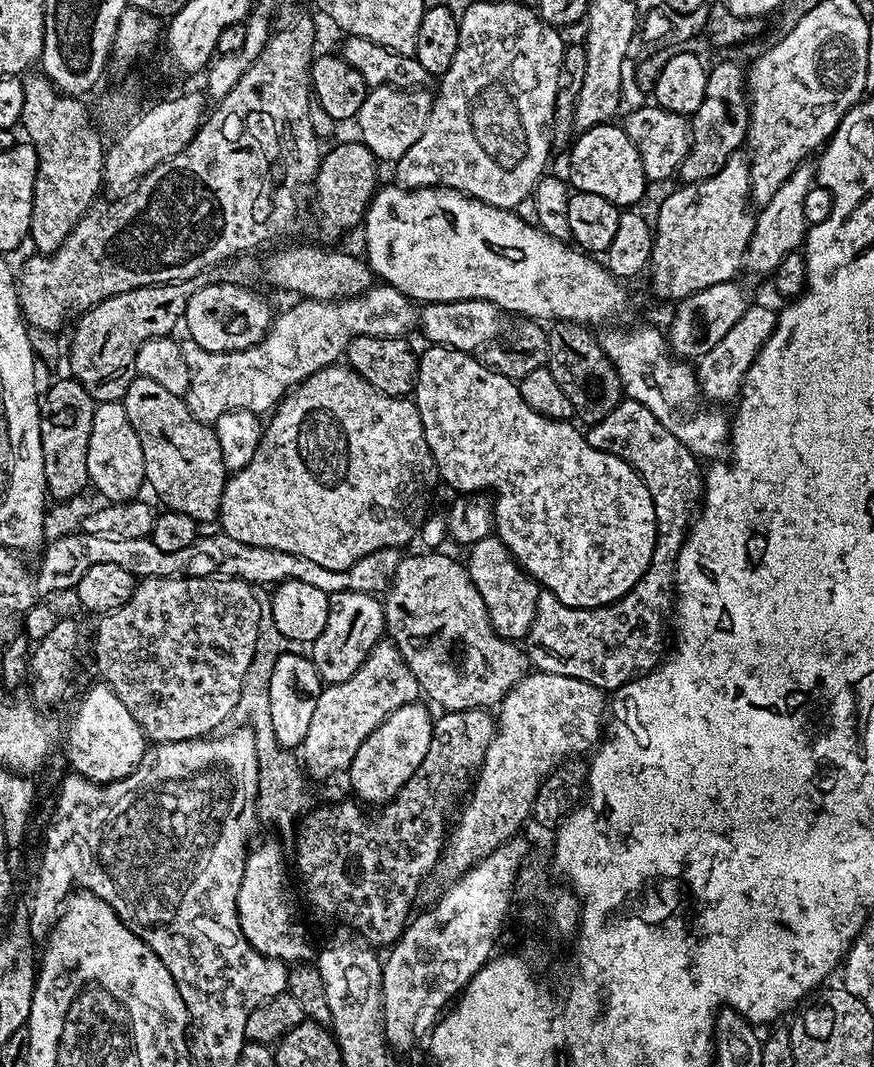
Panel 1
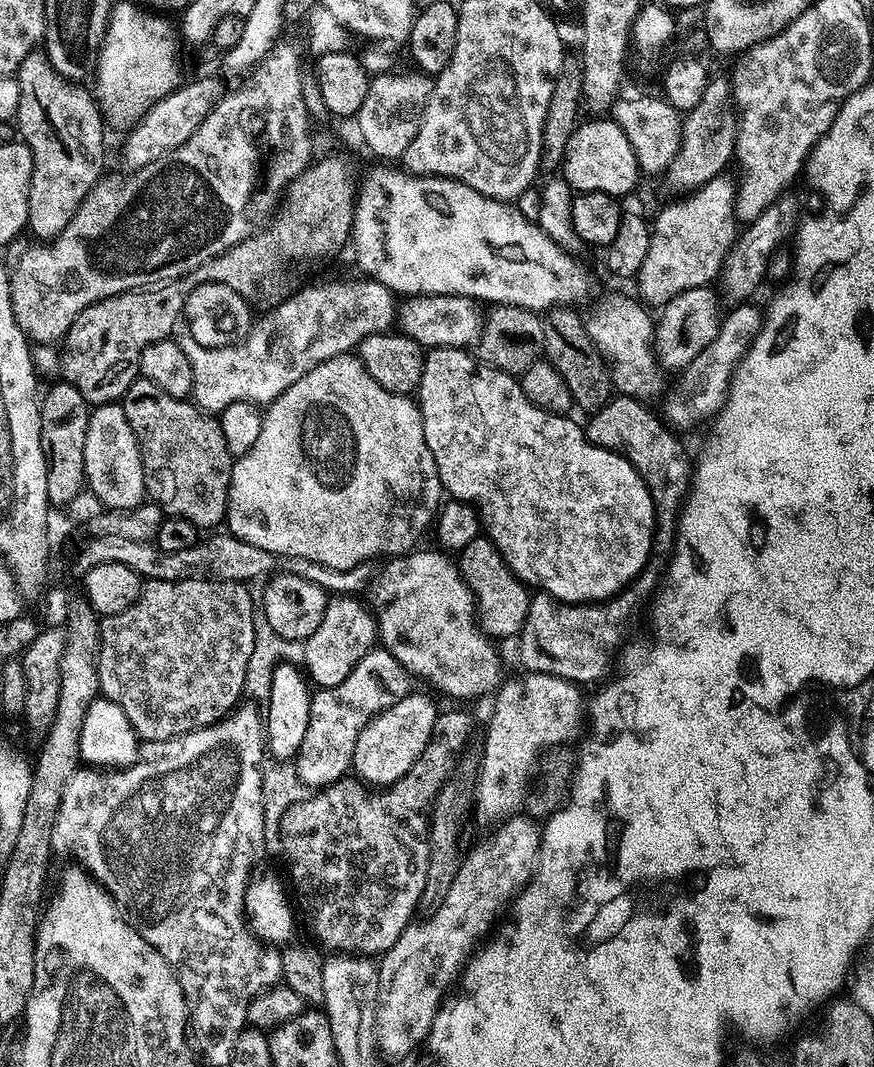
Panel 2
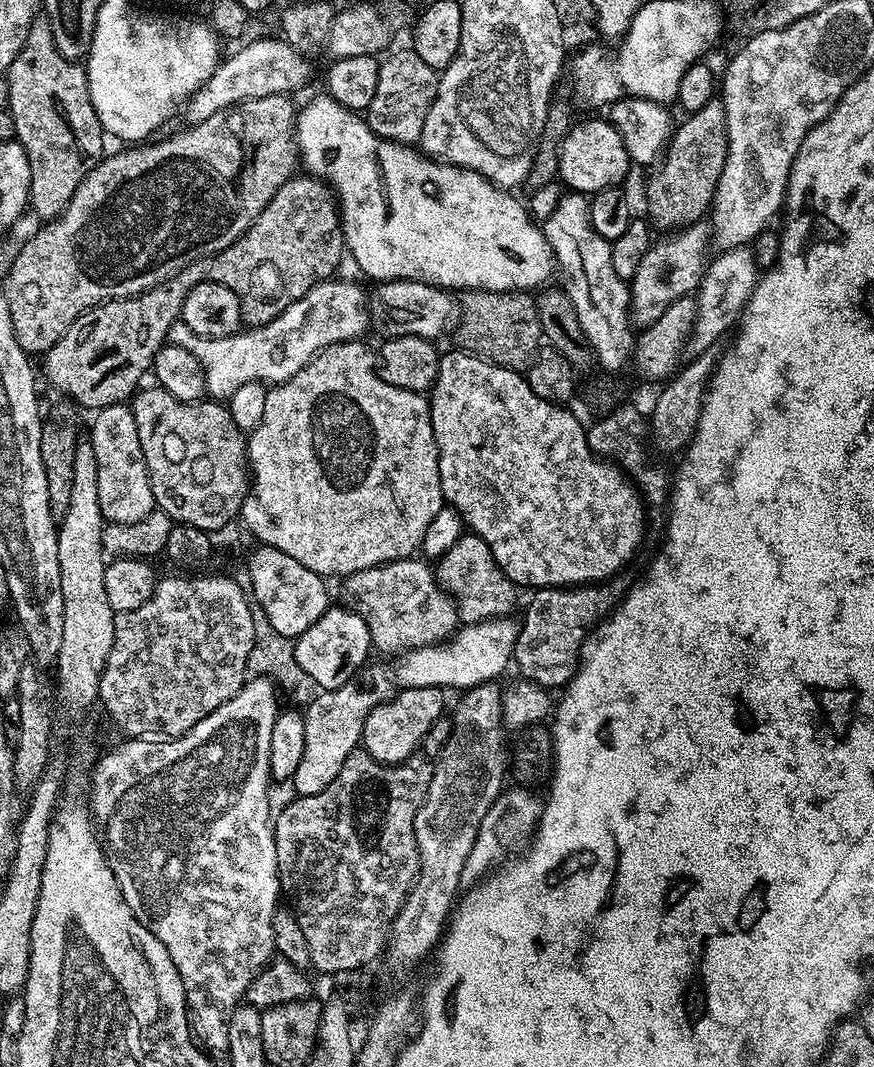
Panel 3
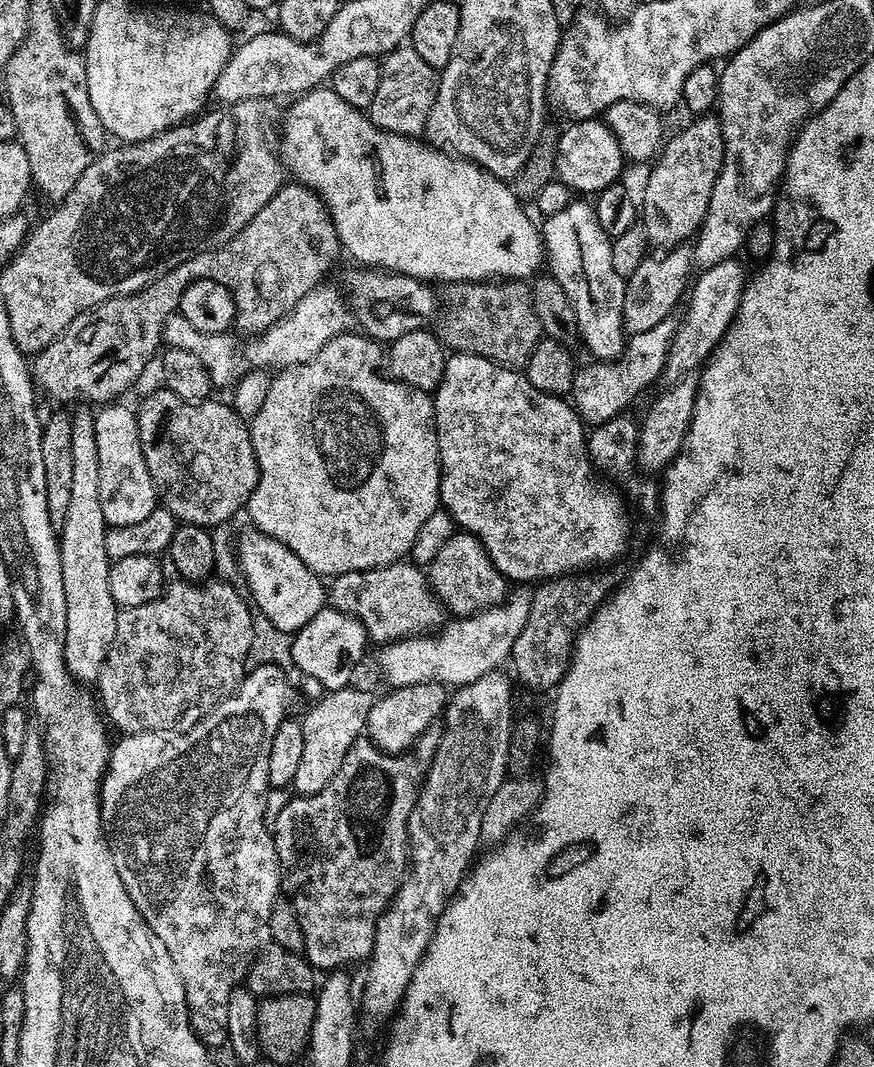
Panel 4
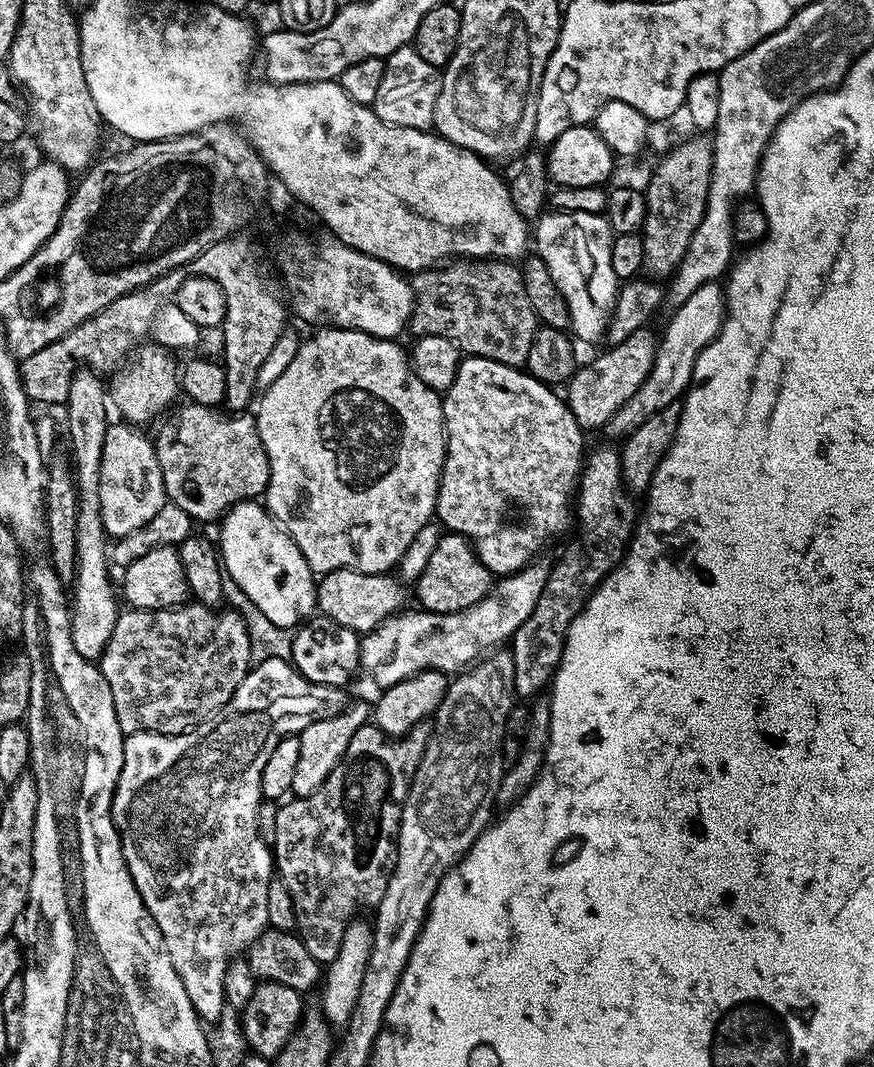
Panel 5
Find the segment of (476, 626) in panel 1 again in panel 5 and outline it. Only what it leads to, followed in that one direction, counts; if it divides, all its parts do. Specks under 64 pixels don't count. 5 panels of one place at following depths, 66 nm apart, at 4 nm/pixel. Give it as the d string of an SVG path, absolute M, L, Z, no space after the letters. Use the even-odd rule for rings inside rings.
M339 568L319 577L316 585L316 607L334 622L363 634L372 632L383 620L397 615L405 607L404 589L405 585L392 574L366 574Z

